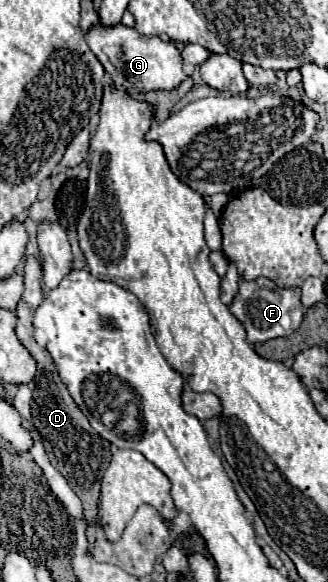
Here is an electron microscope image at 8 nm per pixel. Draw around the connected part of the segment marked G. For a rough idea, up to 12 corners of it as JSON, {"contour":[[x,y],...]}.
{"contour":[[123,23],[85,33],[113,83],[131,95],[187,77],[173,41]]}

